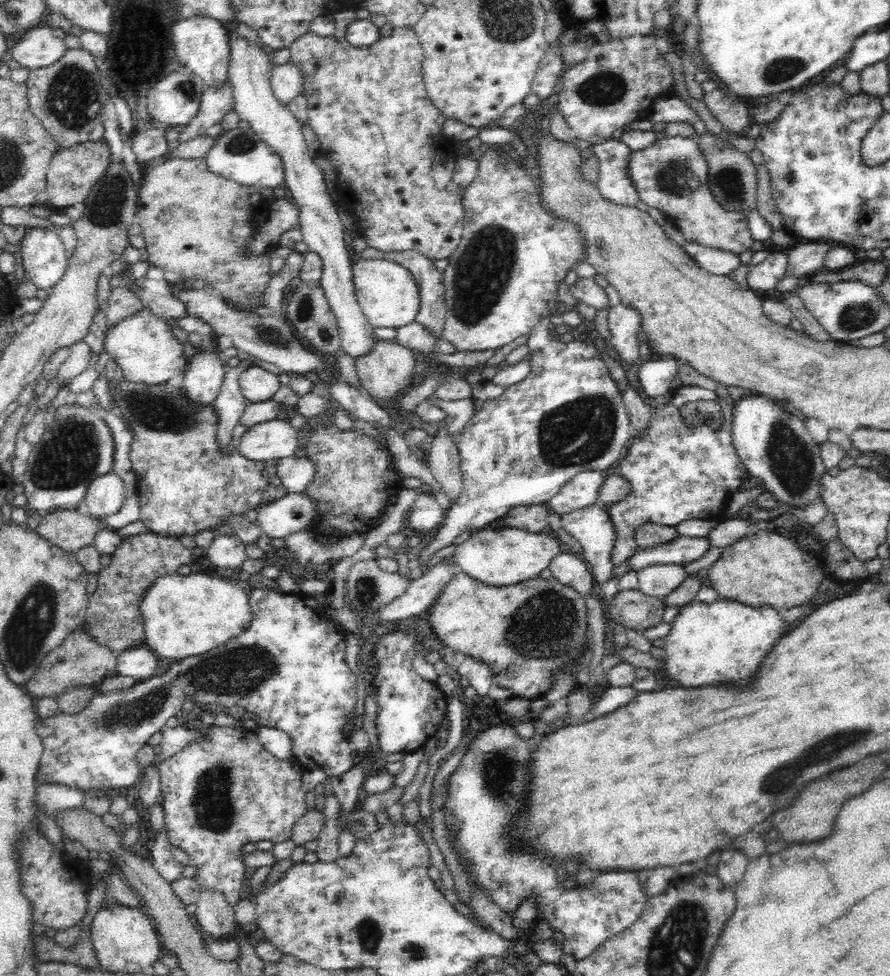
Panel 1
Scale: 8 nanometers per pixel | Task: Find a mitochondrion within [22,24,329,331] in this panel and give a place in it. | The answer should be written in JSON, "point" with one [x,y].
{"point":[72,94]}

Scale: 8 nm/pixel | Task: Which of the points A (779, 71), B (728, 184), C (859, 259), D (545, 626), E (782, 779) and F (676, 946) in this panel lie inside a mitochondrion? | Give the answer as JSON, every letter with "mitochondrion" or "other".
{"A":"mitochondrion","B":"mitochondrion","C":"other","D":"mitochondrion","E":"mitochondrion","F":"mitochondrion"}

